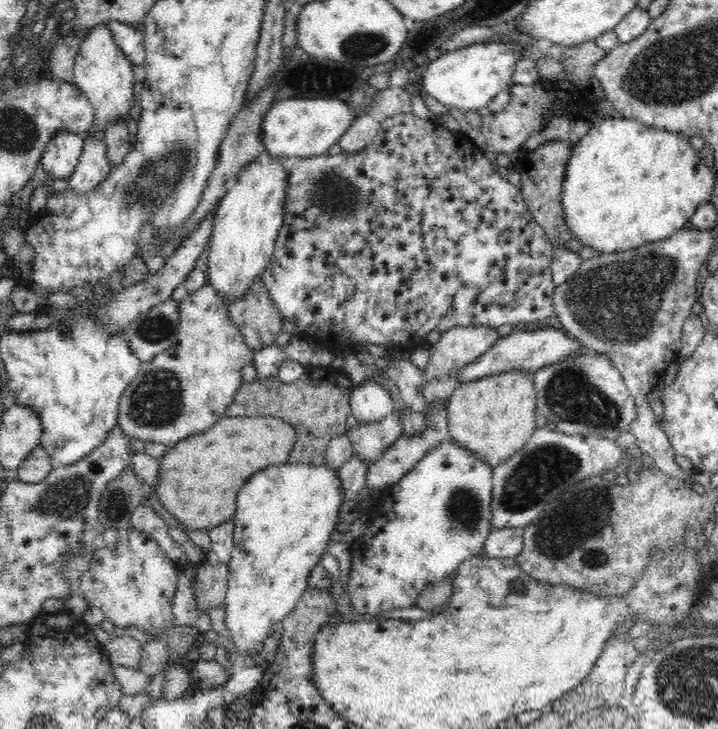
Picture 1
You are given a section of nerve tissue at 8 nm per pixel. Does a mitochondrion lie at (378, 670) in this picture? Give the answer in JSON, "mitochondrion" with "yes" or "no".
{"mitochondrion":"no"}

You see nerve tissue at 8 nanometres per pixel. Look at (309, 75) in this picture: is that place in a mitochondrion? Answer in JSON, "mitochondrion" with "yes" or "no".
{"mitochondrion":"yes"}

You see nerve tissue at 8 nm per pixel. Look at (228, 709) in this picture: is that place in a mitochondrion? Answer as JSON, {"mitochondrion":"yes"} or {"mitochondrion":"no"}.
{"mitochondrion":"no"}

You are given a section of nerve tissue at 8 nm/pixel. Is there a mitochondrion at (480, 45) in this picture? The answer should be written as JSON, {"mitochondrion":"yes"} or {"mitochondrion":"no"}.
{"mitochondrion":"no"}

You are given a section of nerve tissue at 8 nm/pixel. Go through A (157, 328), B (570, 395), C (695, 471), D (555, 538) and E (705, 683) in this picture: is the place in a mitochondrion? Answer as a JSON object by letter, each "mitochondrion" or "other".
{"A":"mitochondrion","B":"mitochondrion","C":"other","D":"mitochondrion","E":"mitochondrion"}

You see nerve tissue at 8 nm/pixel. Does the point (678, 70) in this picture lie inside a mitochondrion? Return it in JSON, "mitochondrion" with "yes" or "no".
{"mitochondrion":"yes"}

